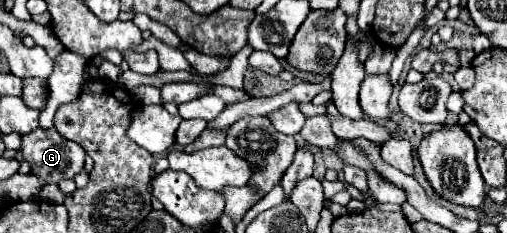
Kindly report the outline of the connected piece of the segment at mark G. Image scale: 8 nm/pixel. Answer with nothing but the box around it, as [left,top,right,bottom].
[21,128,85,184]

